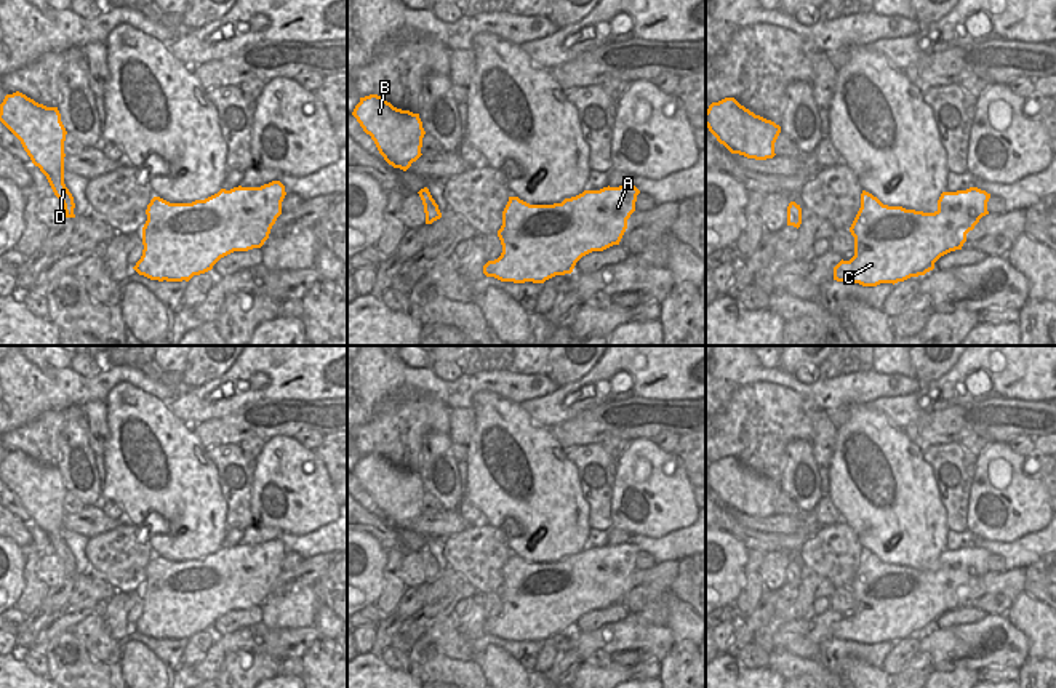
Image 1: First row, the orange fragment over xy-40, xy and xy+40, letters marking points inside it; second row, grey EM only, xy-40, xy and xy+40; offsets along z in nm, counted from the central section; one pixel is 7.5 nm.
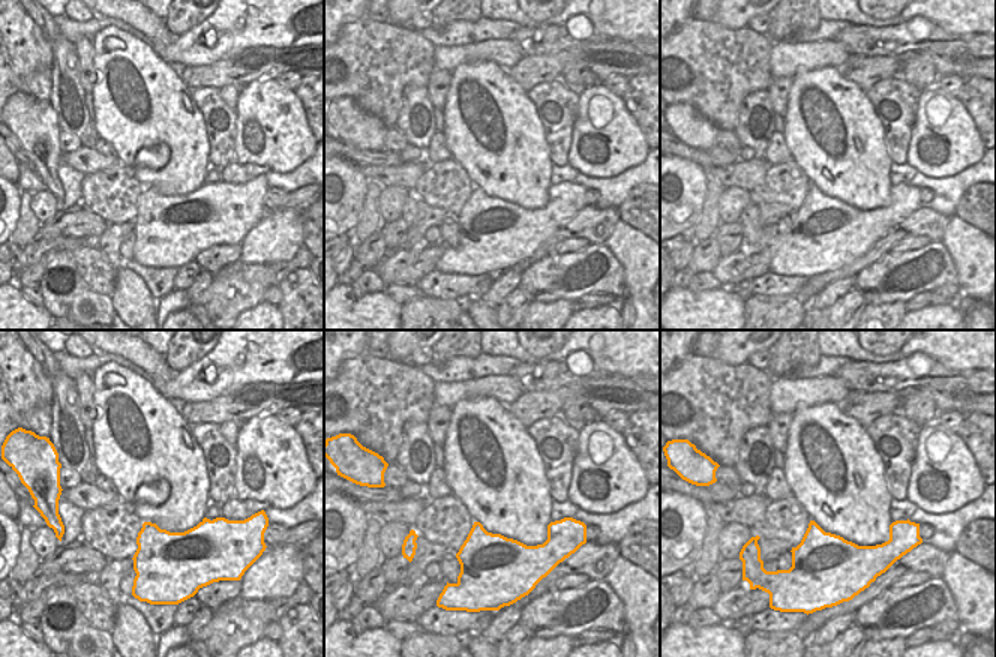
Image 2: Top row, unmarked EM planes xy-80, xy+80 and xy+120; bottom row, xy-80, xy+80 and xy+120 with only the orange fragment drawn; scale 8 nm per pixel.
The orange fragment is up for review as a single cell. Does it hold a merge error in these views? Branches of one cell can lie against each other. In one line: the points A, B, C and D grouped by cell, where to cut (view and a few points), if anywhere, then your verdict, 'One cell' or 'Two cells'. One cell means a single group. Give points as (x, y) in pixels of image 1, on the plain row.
Groups: A B C D. No split. One cell

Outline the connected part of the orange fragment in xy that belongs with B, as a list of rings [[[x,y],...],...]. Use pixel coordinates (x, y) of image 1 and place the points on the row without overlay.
[[[370,453],[360,456],[352,474],[394,526],[406,530],[422,514],[426,490],[419,472],[397,467],[384,456]]]

